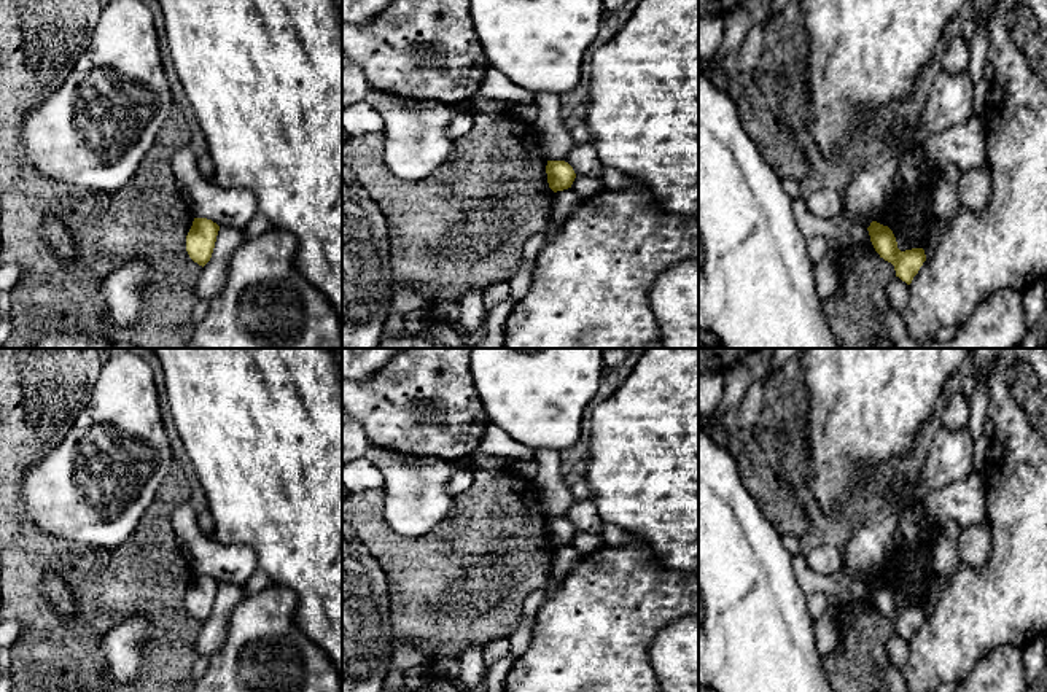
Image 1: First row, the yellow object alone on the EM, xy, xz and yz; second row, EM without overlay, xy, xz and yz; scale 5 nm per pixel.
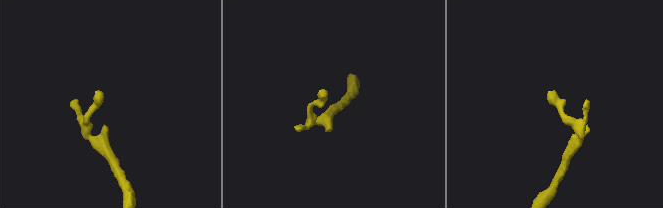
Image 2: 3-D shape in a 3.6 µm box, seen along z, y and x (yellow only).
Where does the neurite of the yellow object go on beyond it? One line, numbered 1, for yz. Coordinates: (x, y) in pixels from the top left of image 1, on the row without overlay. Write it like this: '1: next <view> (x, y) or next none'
1: next none

